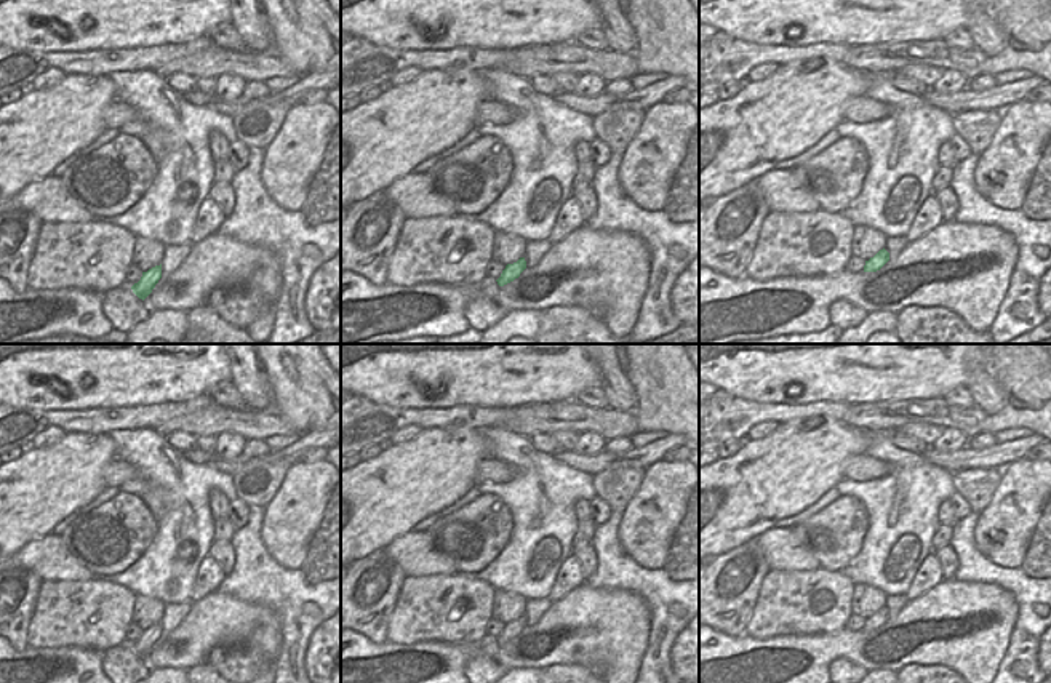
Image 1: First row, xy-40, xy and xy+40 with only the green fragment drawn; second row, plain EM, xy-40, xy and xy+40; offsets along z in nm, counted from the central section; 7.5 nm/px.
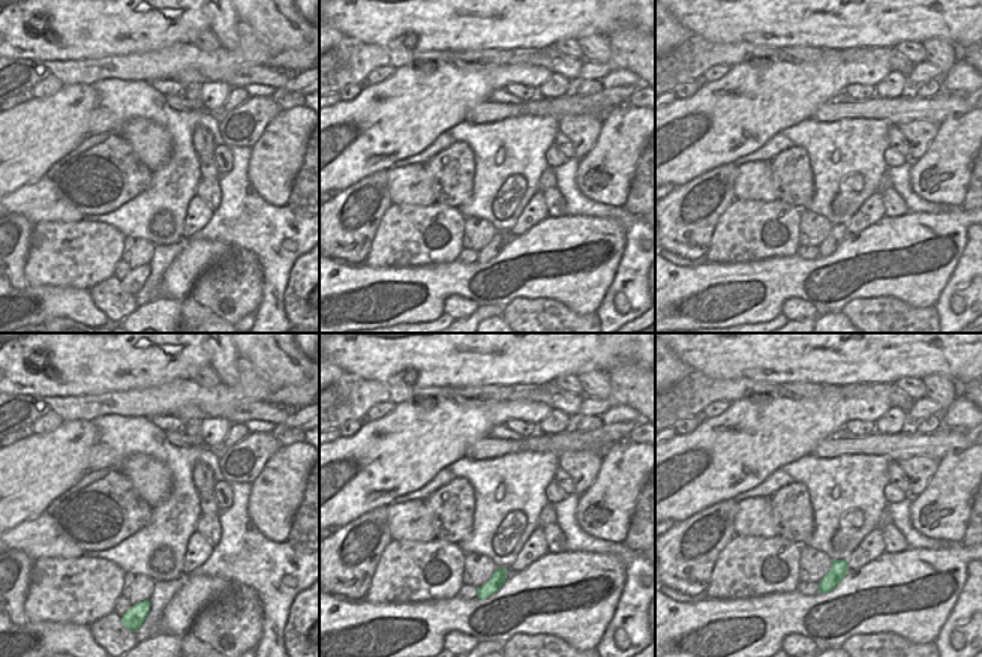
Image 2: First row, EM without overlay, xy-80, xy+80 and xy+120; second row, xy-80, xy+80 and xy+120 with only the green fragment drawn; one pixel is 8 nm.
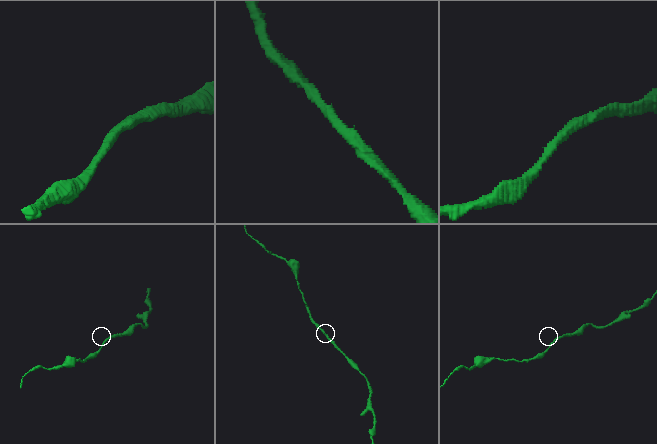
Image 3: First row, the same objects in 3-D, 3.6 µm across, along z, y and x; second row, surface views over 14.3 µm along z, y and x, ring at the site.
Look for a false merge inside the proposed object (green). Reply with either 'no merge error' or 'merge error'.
no merge error

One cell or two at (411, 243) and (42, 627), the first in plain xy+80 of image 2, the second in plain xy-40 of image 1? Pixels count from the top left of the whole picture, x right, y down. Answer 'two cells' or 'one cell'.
one cell

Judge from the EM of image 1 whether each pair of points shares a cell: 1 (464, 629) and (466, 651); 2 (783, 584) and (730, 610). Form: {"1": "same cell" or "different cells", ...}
{"1": "different cells", "2": "different cells"}

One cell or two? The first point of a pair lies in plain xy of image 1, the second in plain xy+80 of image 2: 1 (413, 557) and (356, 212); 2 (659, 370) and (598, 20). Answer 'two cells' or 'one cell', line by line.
1: two cells
2: two cells

